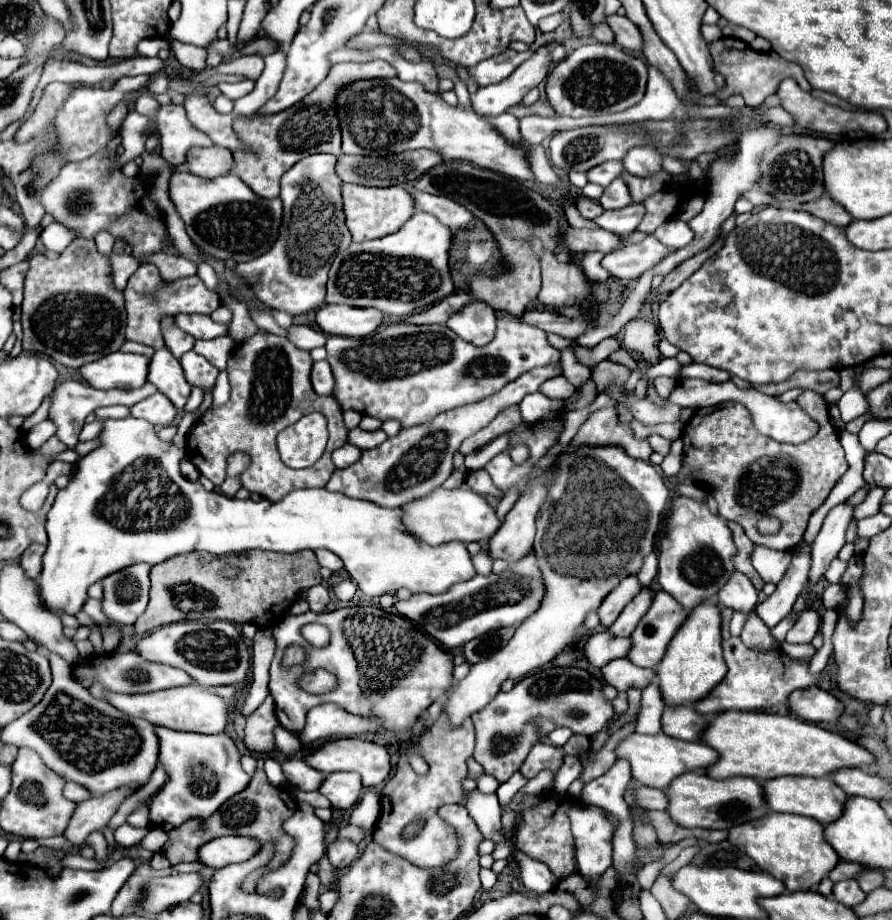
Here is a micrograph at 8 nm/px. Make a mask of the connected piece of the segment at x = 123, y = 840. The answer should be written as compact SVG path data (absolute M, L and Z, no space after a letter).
M124 823L124 825L120 825L120 827L114 831L114 837L116 837L116 841L118 841L122 847L132 847L132 845L136 845L138 841L142 841L148 831L150 831L150 829L138 829L138 827L132 827L130 823Z

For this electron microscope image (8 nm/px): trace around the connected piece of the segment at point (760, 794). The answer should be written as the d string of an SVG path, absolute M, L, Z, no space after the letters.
M690 771L672 781L672 785L668 787L668 797L670 797L668 813L682 827L730 829L730 809L732 809L732 827L760 819L768 813L764 789L752 777L734 777L732 781L716 781L708 775L698 775Z

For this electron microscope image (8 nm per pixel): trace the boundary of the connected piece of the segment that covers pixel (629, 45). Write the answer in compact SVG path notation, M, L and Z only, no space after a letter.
M614 15L614 17L608 17L606 21L612 31L616 33L616 43L622 47L622 49L630 49L630 51L642 51L642 33L640 29L628 19L628 17L620 17L620 15Z

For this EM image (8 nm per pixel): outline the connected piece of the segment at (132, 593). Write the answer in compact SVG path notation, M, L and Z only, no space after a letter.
M136 563L102 579L102 611L116 625L134 625L148 605L150 563Z

